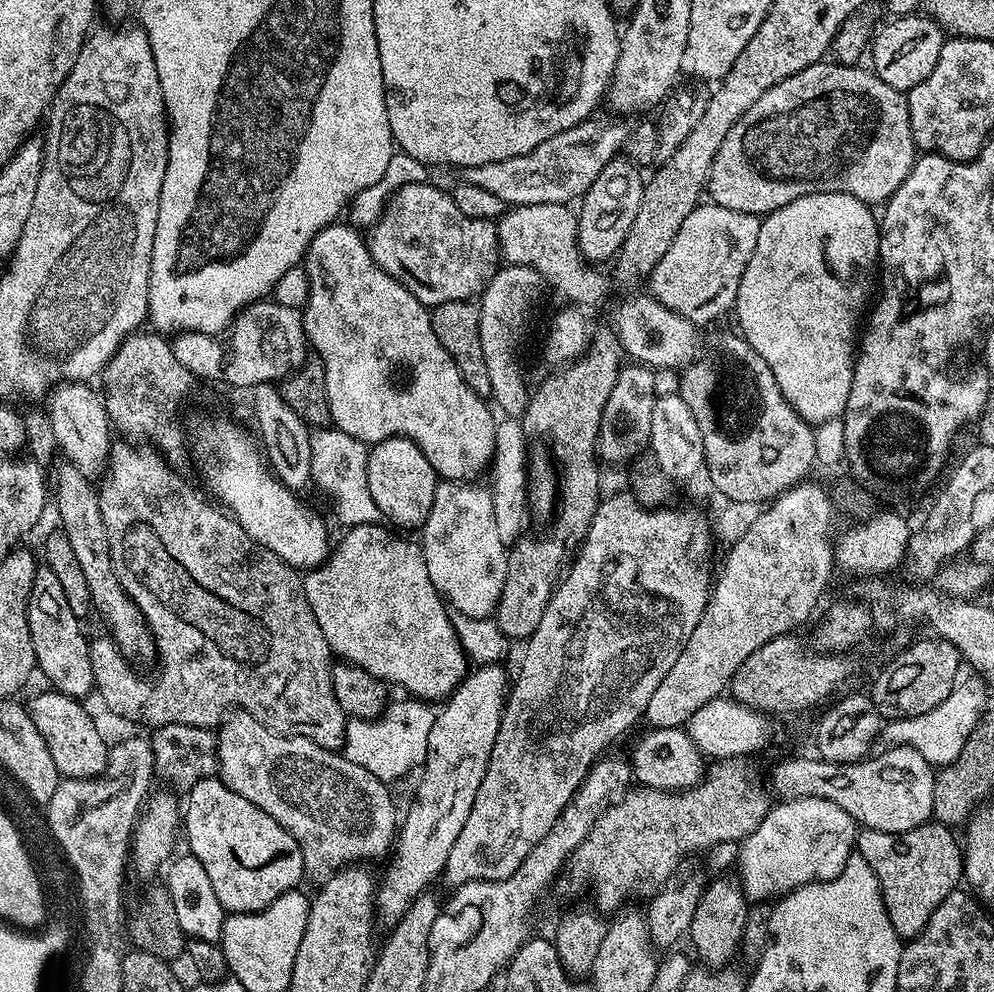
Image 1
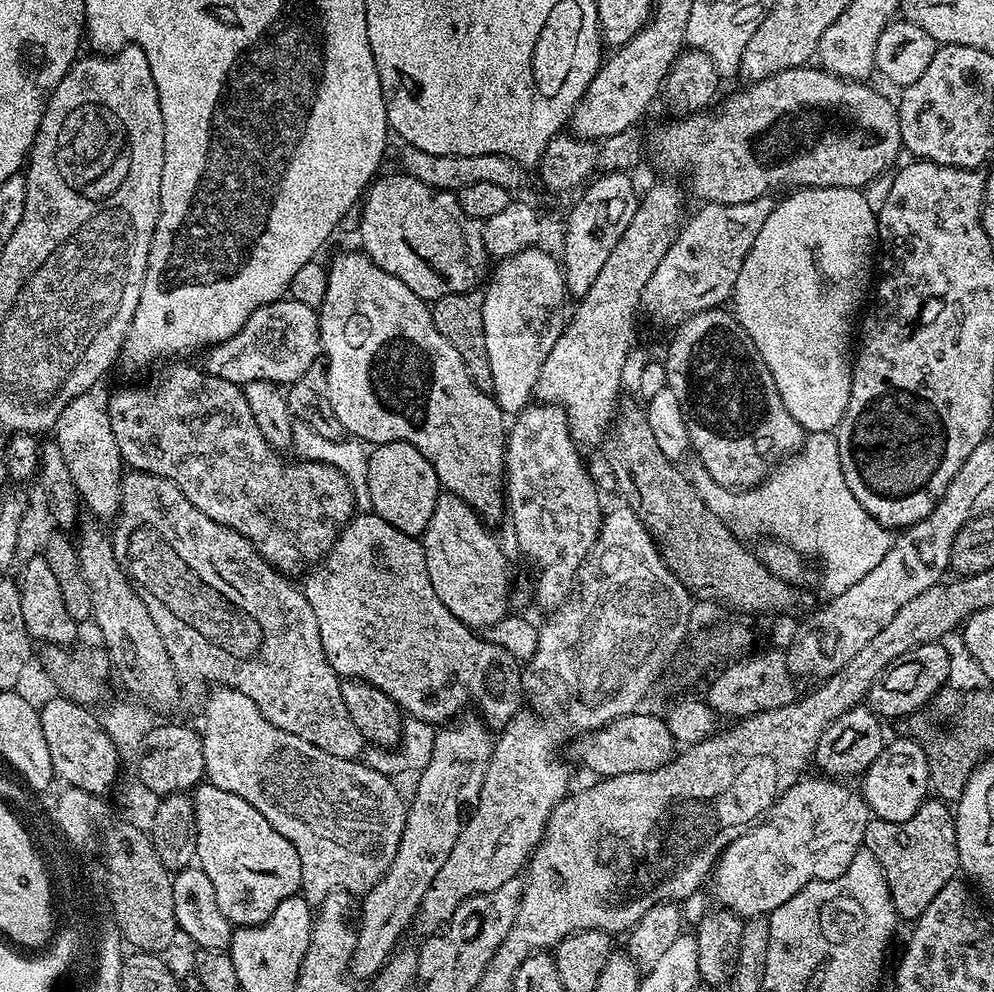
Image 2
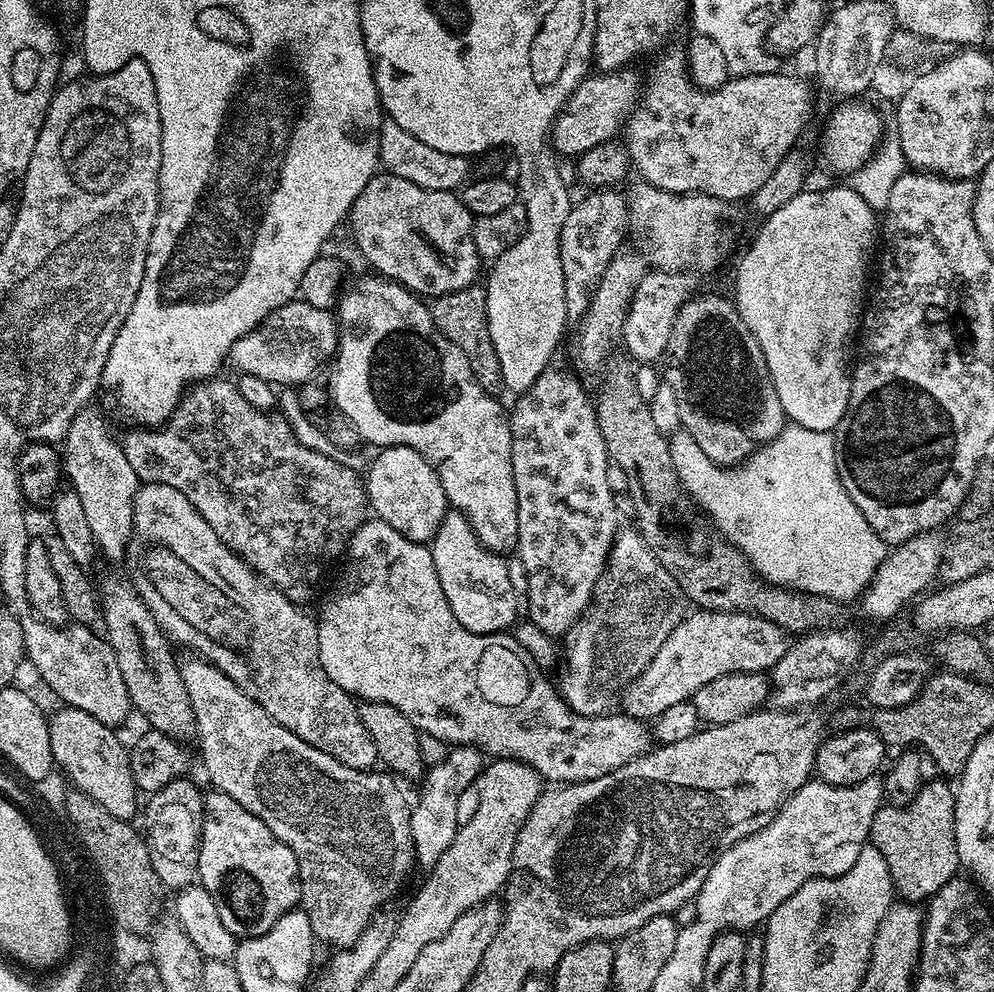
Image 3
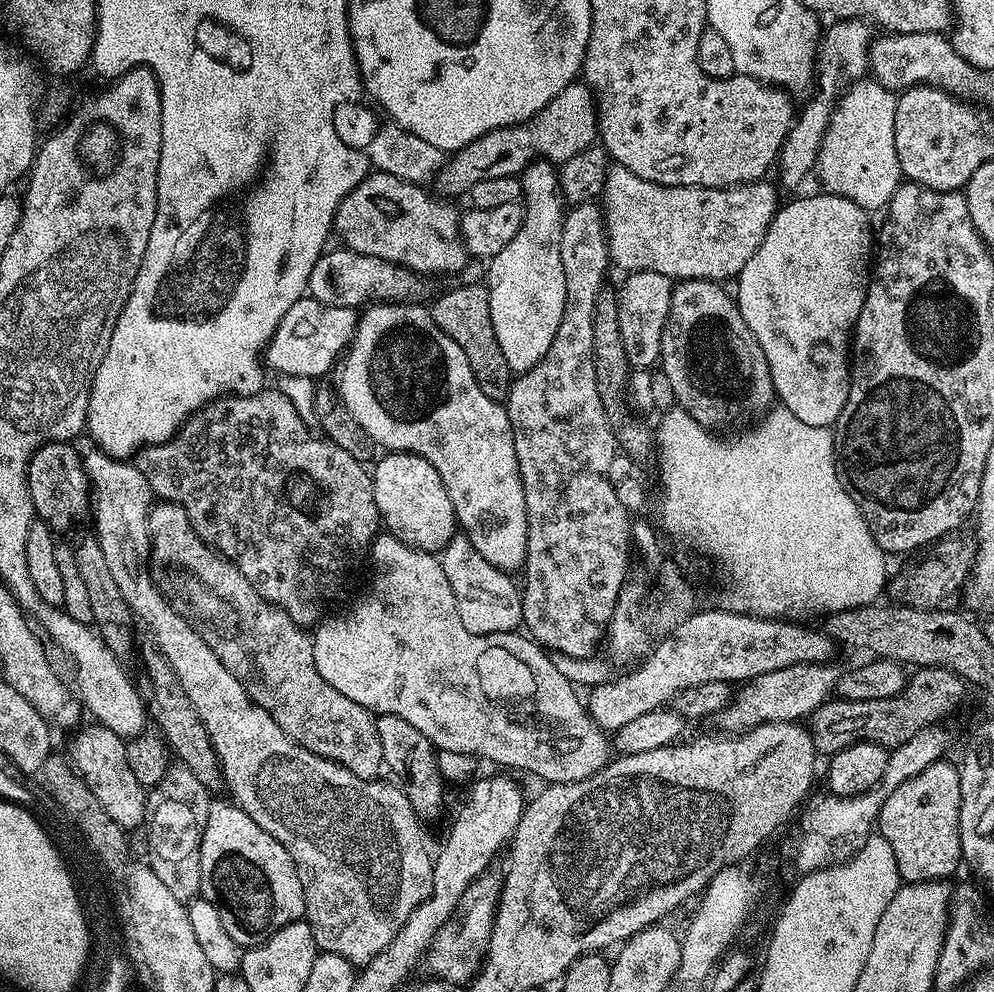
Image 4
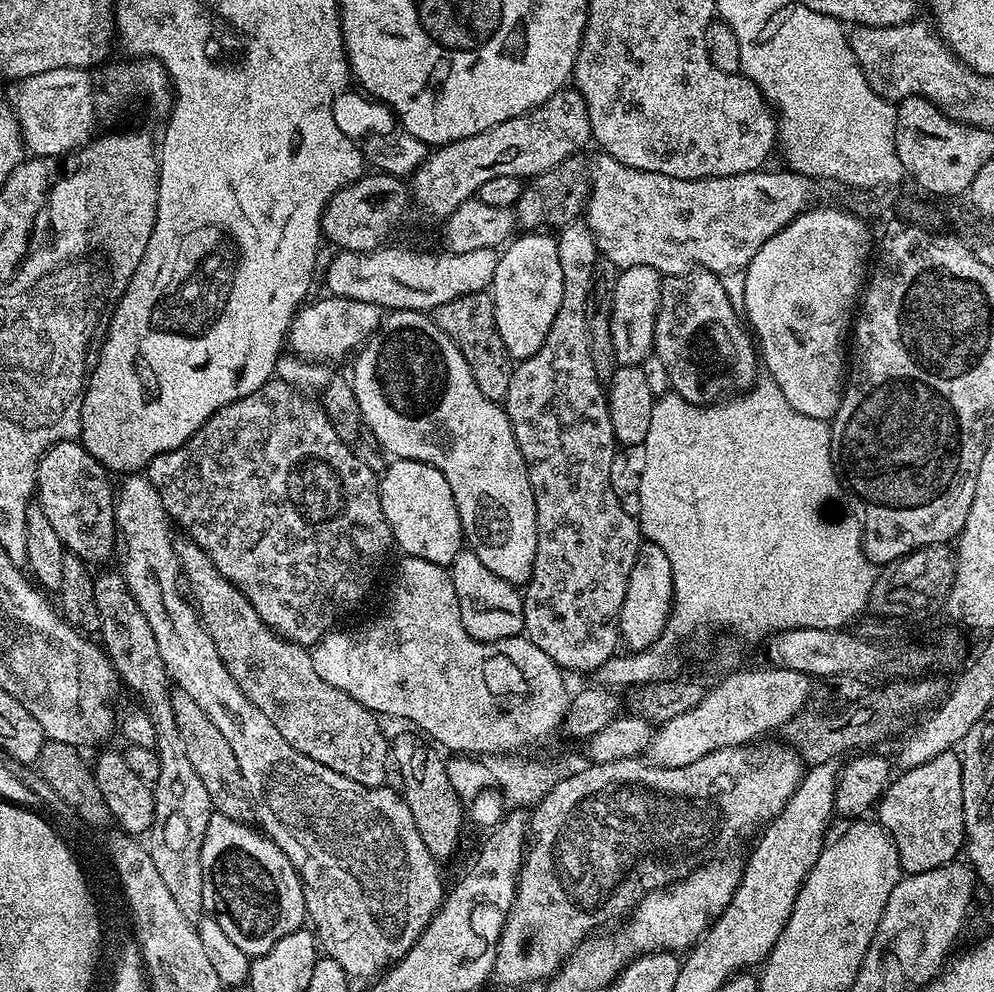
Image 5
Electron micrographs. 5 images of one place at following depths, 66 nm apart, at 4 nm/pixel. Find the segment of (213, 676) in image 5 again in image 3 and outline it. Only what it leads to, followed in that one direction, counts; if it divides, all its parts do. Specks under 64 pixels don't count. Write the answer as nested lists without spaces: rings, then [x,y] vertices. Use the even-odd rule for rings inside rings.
[[[96,406],[83,408],[70,422],[70,430],[62,441],[62,472],[70,483],[71,491],[78,494],[86,514],[90,531],[94,533],[97,549],[108,560],[123,561],[128,537],[132,535],[134,498],[142,483],[126,459],[124,445],[112,437],[108,424]],[[203,658],[191,659],[179,661],[180,673],[182,682],[186,682],[186,694],[190,694],[190,706],[196,715],[196,736],[198,741],[200,740],[200,756],[204,759],[204,768],[208,771],[211,787],[217,792],[230,794],[230,798],[234,798],[234,802],[238,802],[238,806],[250,810],[250,814],[254,814],[259,820],[266,822],[268,829],[282,842],[286,842],[286,846],[290,846],[290,850],[294,850],[294,858],[298,862],[300,871],[300,904],[302,910],[310,918],[310,926],[314,930],[317,941],[324,943],[325,940],[326,943],[333,944],[331,947],[336,950],[353,948],[358,942],[358,938],[366,930],[366,926],[372,923],[377,913],[387,905],[384,903],[399,890],[400,883],[407,878],[408,871],[416,864],[416,851],[410,830],[410,818],[412,817],[410,800],[404,797],[403,790],[392,781],[395,779],[387,771],[354,770],[350,766],[338,762],[338,758],[302,742],[302,738],[298,738],[298,734],[294,734],[290,730],[286,730],[286,726],[274,722],[274,718],[270,718],[270,714],[266,714],[266,710],[262,710],[262,706],[258,706],[258,702],[254,702],[254,698],[246,695],[233,680],[226,678],[226,674],[222,674],[222,670],[218,670]]]

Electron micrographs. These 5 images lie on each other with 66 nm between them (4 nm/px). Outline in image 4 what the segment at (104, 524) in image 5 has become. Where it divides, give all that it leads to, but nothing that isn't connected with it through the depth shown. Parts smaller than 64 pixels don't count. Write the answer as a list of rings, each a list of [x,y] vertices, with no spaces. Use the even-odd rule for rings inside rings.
[[[68,442],[44,444],[30,458],[28,463],[28,489],[30,490],[30,502],[32,511],[39,519],[43,520],[49,528],[59,530],[68,528],[75,520],[87,517],[90,512],[90,485],[88,475],[84,469],[84,461],[81,453],[72,449],[73,445]]]

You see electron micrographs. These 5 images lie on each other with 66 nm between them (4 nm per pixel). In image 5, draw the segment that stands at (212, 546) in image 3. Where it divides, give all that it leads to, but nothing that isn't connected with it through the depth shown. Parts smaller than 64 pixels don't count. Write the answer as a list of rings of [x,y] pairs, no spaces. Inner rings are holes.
[[[191,538],[177,539],[176,557],[180,563],[183,583],[188,583],[187,591],[194,601],[194,607],[200,613],[200,621],[204,629],[214,638],[214,646],[218,646],[218,654],[226,666],[234,682],[250,698],[270,722],[274,722],[274,730],[298,750],[298,754],[306,754],[306,758],[314,758],[314,762],[322,762],[322,766],[330,766],[338,774],[350,778],[350,782],[358,782],[367,788],[379,788],[385,783],[390,764],[390,740],[384,737],[380,729],[381,721],[377,713],[363,708],[354,697],[327,684],[314,670],[312,653],[305,645],[285,640],[283,636],[273,632],[258,618],[254,606],[224,575],[212,565],[210,558],[196,545]]]

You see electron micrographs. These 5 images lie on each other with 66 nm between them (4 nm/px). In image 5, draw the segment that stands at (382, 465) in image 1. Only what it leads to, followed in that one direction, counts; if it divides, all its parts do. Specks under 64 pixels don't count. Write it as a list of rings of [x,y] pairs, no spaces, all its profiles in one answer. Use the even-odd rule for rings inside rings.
[[[396,458],[385,467],[379,481],[382,514],[392,531],[395,547],[400,547],[404,556],[450,566],[466,541],[454,494],[450,494],[450,482],[442,478],[442,470],[426,462]]]

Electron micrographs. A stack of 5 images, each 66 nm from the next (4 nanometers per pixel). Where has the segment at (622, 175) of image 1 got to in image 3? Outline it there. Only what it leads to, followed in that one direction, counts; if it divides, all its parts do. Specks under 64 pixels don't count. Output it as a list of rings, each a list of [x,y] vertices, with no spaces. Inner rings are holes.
[[[605,187],[589,191],[580,201],[572,204],[569,218],[560,234],[562,275],[565,278],[566,314],[569,321],[578,322],[586,314],[606,266],[621,251],[628,228],[628,201],[623,191]]]

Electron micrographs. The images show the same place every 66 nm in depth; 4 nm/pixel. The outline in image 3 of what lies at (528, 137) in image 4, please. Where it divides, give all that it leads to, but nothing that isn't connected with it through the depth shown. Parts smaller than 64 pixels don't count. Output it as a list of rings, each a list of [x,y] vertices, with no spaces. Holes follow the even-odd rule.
[[[626,67],[619,68],[617,72],[589,74],[584,77],[574,94],[570,94],[564,109],[557,114],[556,121],[551,124],[551,144],[561,157],[577,158],[591,147],[611,141],[623,129],[624,121],[642,95],[642,76],[632,71],[631,67]]]

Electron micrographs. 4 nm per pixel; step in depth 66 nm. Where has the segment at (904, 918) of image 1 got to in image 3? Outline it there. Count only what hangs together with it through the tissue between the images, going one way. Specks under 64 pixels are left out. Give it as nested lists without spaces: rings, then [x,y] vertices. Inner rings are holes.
[[[936,779],[940,780],[932,780],[929,784],[928,781],[921,783],[920,789],[912,796],[912,799],[900,806],[904,808],[881,806],[878,814],[874,814],[870,837],[871,847],[878,849],[882,858],[886,858],[886,866],[890,866],[890,878],[895,891],[898,893],[899,899],[904,902],[931,900],[932,895],[938,890],[942,890],[942,886],[946,886],[946,882],[954,879],[962,868],[958,856],[958,846],[955,844],[956,793],[953,785],[947,779]]]

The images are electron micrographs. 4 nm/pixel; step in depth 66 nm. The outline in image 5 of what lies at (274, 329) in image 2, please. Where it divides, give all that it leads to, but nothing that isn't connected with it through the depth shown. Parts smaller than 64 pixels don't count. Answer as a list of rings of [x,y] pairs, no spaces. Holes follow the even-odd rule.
[[[331,294],[325,295],[325,297],[325,300],[316,300],[313,304],[305,303],[297,311],[296,317],[292,320],[292,327],[288,330],[287,347],[301,361],[332,362],[330,360],[340,360],[347,352],[352,354],[363,348],[380,325],[382,309],[377,304],[358,302]]]

